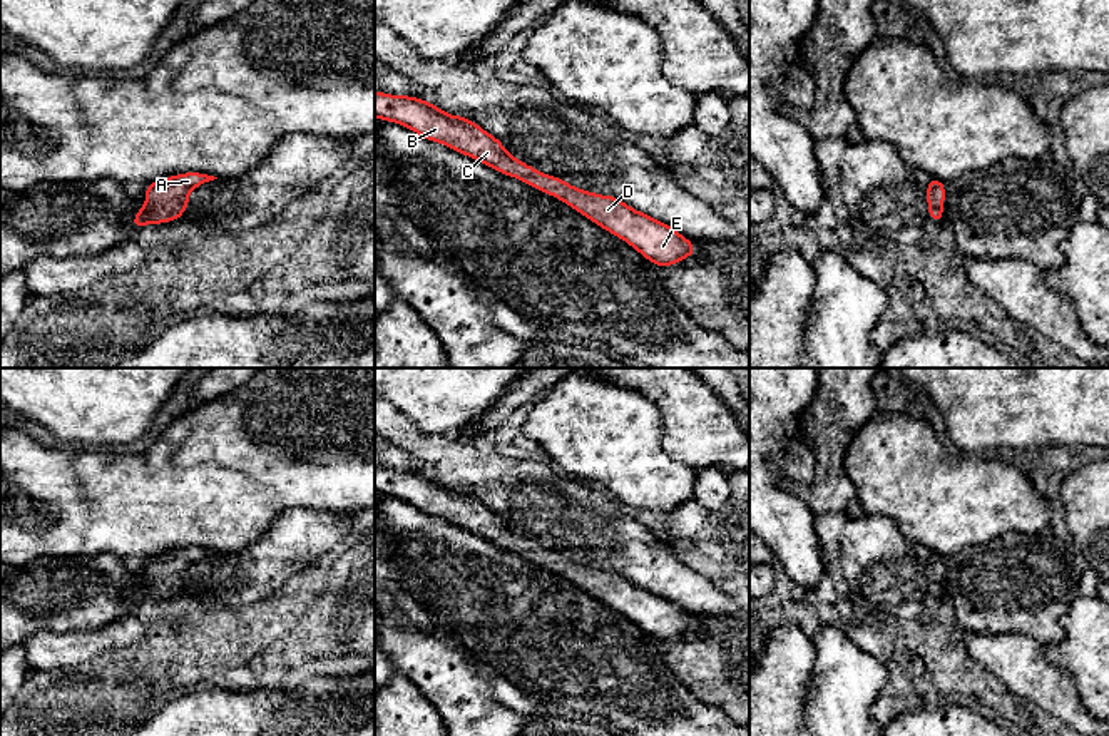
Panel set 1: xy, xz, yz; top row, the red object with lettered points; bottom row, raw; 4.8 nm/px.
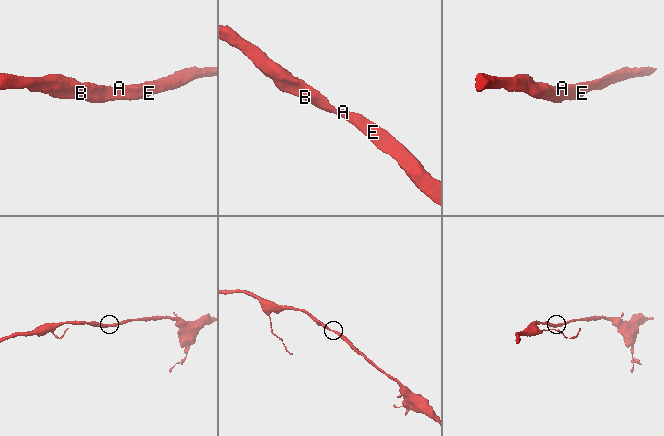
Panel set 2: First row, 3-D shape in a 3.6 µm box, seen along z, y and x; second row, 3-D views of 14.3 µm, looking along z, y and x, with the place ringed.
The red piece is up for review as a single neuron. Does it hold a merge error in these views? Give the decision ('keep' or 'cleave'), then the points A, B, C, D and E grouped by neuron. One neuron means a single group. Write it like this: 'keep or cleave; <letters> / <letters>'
keep; A B C D E

